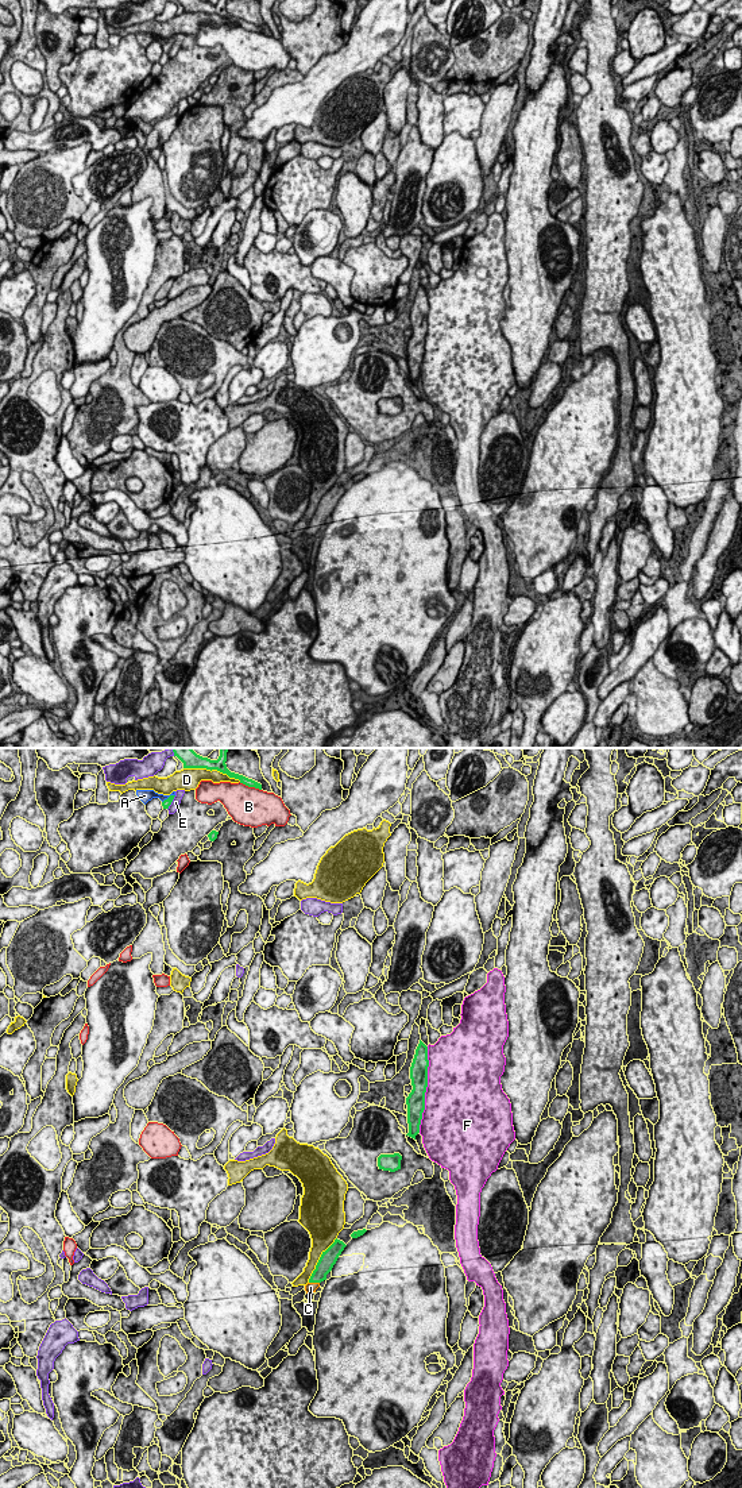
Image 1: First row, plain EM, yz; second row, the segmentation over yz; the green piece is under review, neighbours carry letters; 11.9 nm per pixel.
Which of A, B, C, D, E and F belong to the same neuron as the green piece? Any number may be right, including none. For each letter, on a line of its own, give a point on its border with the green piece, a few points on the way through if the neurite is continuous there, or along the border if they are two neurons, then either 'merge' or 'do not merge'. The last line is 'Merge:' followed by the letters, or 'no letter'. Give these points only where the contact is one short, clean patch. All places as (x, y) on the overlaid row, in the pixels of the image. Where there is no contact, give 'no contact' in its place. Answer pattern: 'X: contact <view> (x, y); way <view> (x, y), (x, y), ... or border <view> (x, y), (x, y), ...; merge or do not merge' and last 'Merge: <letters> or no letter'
A: contact yz (169, 797); do not merge
B: contact yz (250, 786); do not merge
C: contact yz (315, 1282); way yz (325, 1264), (315, 1282), (310, 1287); merge
D: contact yz (212, 768); do not merge
E: contact yz (172, 801); do not merge
F: contact yz (425, 1090); do not merge
Merge: C

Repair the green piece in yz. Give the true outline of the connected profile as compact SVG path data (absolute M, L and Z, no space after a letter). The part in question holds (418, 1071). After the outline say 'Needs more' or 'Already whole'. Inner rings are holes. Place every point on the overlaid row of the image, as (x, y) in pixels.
M420 1040L410 1067L413 1090L406 1098L409 1133L406 1136L416 1140L420 1133L422 1113L425 1110L425 1092L428 1087L428 1046Z. Already whole

